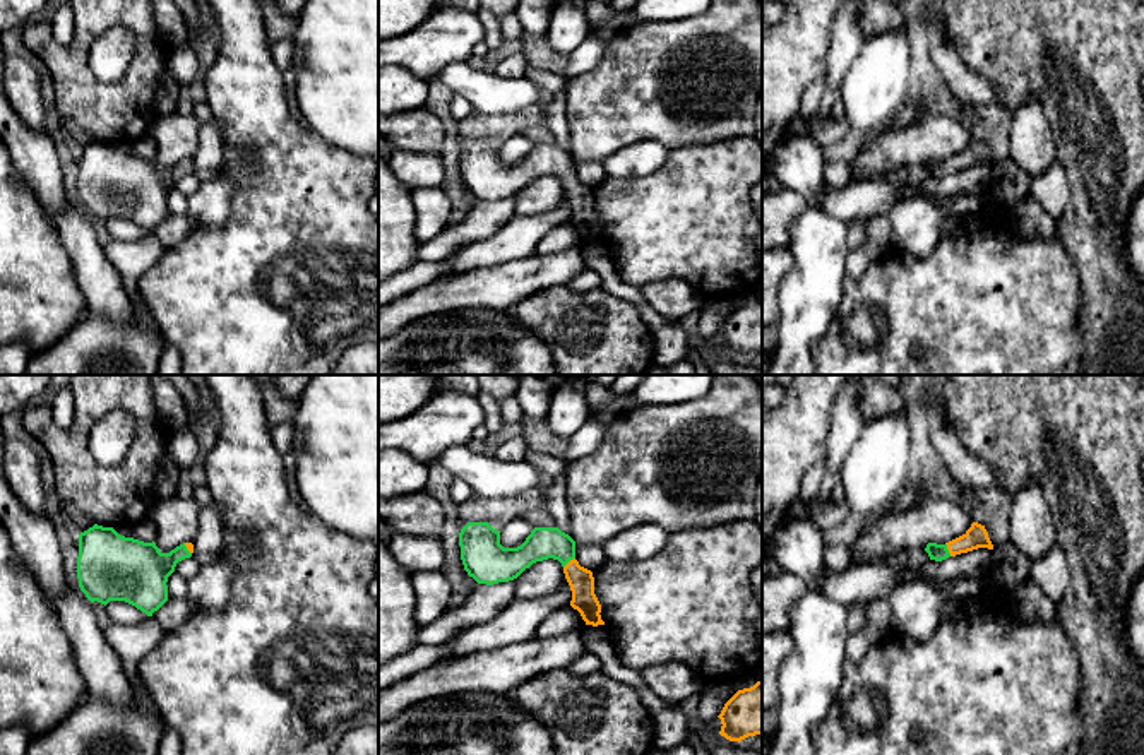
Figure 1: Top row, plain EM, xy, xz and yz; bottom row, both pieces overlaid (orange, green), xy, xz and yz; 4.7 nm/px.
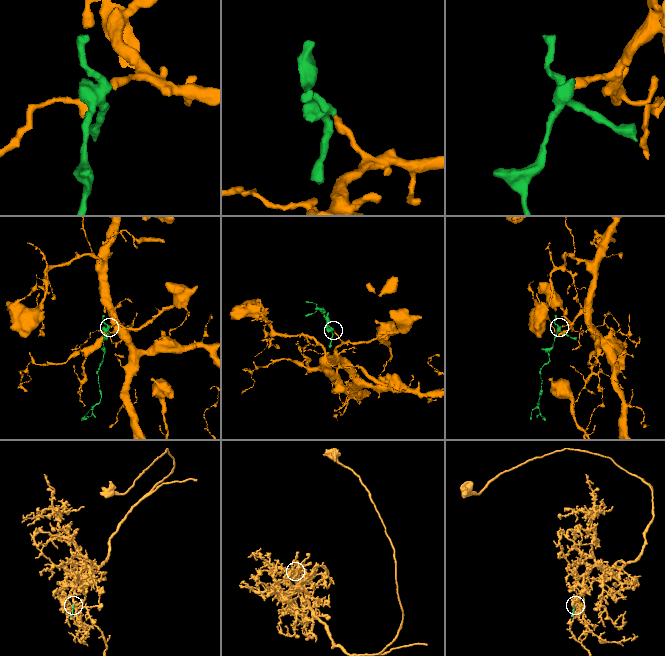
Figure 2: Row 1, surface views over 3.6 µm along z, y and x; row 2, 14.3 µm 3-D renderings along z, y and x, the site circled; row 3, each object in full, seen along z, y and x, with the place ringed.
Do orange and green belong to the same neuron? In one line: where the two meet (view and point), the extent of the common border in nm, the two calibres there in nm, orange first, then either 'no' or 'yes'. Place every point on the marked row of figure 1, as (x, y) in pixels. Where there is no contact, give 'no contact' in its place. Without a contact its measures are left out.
yz (947, 548) | 70 nm | 110/80 nm | yes

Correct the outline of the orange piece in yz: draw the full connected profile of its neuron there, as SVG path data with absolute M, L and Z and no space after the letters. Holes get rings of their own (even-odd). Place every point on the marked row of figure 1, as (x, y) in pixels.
M973 522L962 536L945 544L928 543L925 551L928 553L930 560L942 562L949 556L968 553L978 548L993 550L993 544L988 538L985 526Z

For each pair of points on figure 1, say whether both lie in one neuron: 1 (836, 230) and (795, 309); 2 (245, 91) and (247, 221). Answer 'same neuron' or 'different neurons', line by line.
1: same neuron
2: same neuron

